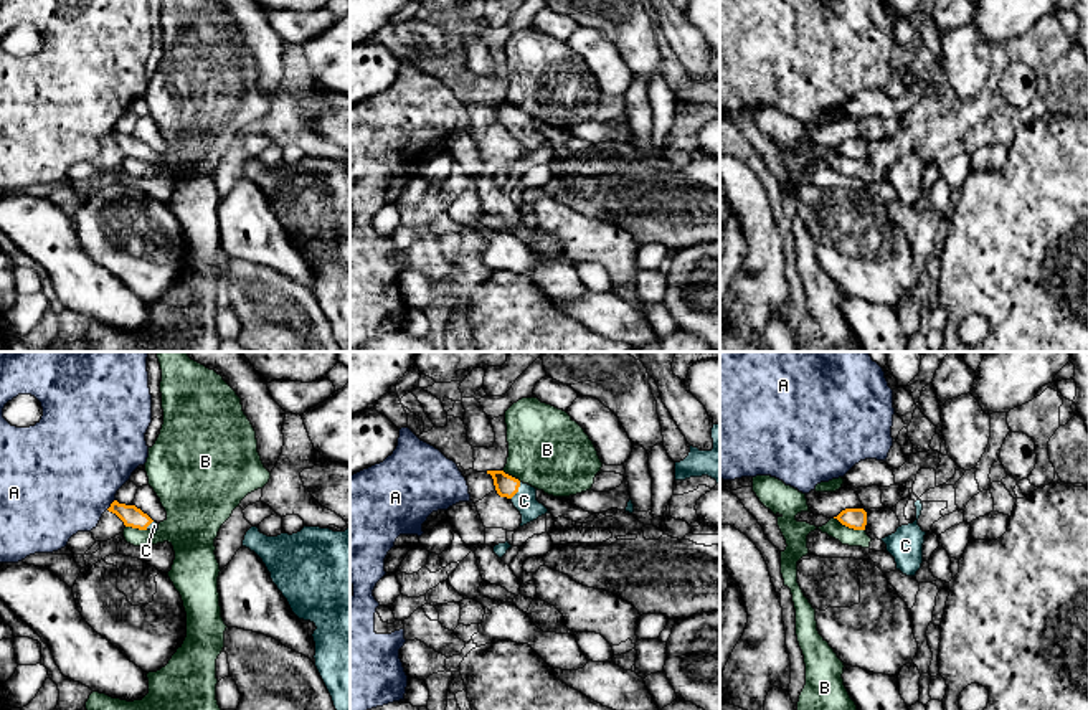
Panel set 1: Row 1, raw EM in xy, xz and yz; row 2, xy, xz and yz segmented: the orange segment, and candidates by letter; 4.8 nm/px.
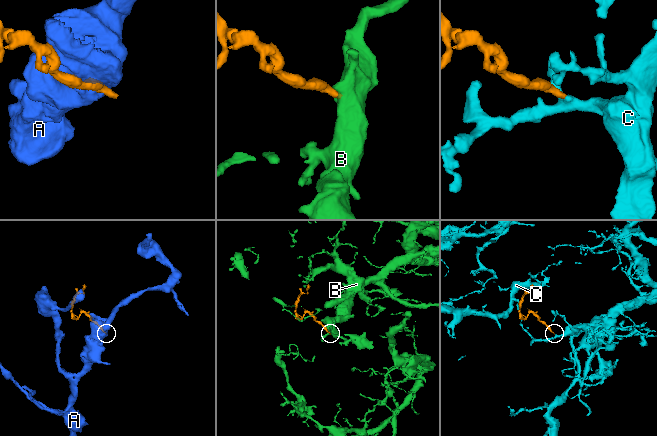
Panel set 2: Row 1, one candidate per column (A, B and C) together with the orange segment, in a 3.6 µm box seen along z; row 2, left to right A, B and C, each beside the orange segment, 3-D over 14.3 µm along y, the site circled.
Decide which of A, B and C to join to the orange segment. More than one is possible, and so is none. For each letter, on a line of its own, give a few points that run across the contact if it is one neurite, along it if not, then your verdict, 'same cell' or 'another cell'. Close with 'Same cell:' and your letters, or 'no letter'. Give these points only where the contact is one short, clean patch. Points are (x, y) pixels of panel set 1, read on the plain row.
A: another cell
B: yz (834, 147), (849, 157), (864, 160) | another cell
C: xz (506, 116), (517, 121), (524, 131) | same cell
Same cell: C

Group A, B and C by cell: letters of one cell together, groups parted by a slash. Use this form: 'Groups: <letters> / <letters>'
Groups: A / B / C

